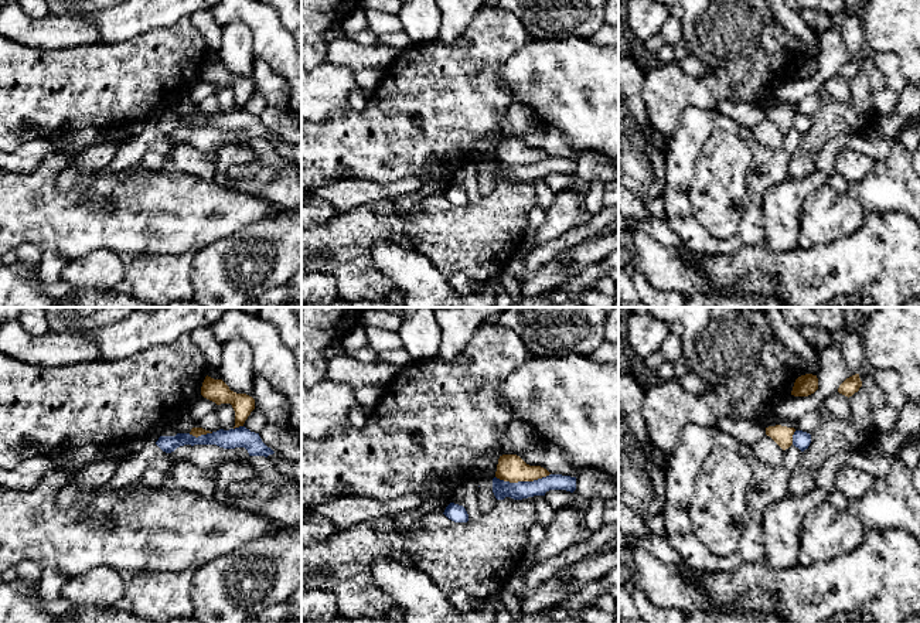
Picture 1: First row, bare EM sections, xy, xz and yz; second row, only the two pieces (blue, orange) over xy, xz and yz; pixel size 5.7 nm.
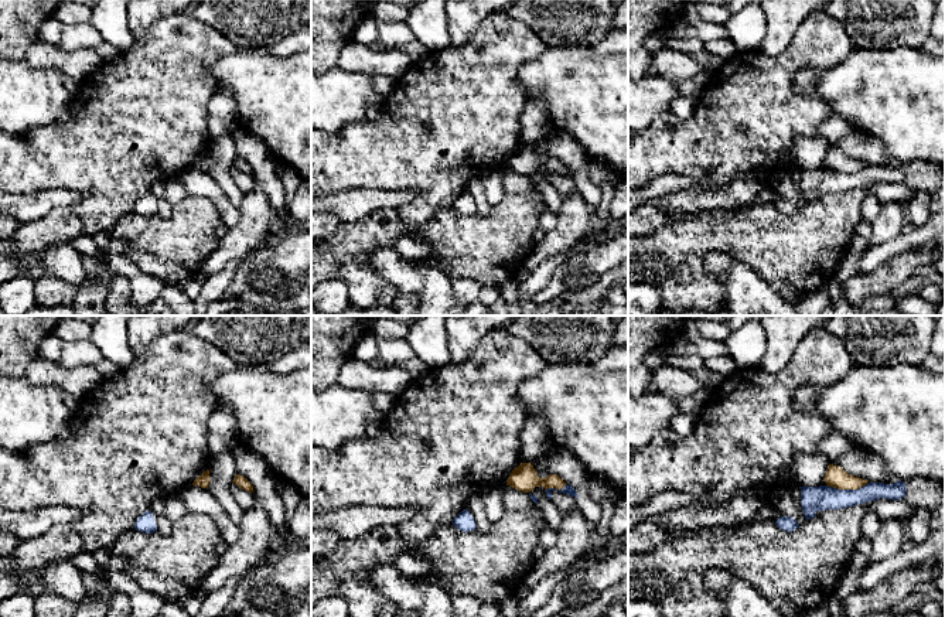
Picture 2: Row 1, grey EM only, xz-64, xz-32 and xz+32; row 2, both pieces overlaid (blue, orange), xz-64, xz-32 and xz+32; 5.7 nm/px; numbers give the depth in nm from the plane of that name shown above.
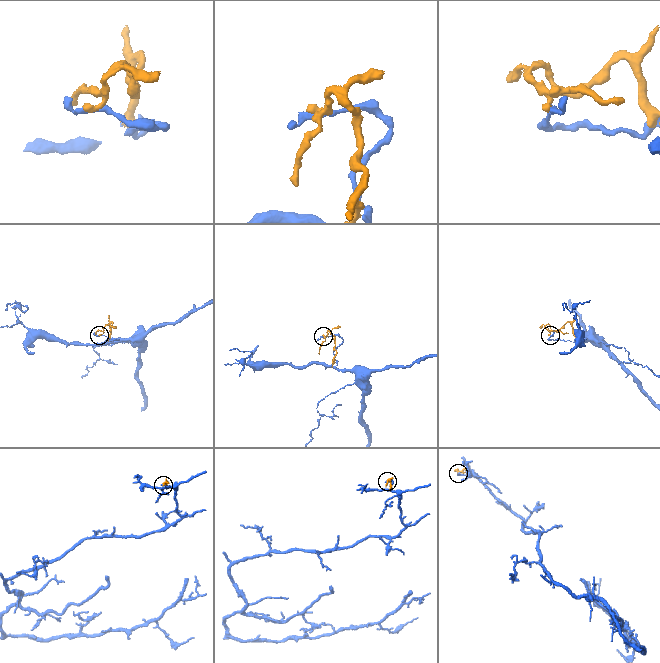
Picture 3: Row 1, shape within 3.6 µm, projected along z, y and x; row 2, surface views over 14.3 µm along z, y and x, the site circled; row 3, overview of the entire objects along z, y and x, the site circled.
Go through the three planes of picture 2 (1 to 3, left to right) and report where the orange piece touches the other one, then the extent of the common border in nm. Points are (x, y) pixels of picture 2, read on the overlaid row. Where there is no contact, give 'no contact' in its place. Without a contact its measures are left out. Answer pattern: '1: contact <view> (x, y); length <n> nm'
1: no contact
2: contact xz-32 (555, 488); length 120 nm
3: contact xz+32 (846, 490); length 240 nm

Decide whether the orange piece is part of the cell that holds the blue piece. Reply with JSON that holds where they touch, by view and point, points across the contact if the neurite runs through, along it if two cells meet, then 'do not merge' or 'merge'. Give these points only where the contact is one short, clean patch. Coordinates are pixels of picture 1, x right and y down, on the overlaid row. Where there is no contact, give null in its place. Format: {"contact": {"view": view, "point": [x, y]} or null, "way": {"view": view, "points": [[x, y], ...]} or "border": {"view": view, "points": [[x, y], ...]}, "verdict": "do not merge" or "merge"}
{"contact": {"view": "xz", "point": [522, 482]}, "verdict": "merge"}

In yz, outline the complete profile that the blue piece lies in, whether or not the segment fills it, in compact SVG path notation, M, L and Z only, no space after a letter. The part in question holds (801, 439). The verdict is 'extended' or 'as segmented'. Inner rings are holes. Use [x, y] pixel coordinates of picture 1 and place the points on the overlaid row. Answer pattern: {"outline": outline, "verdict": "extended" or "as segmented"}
{"outline": "M781 425L766 428L766 435L770 436L783 450L794 445L801 452L804 452L811 443L810 433Z", "verdict": "extended"}

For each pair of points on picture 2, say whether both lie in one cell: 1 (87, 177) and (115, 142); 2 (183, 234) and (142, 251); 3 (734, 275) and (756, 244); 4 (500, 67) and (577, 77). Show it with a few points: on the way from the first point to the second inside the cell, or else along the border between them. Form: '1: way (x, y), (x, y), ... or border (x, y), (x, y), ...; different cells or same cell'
1: way (95, 169), (111, 150); same cell
2: way (173, 242), (159, 244), (152, 248); same cell
3: border (710, 251), (727, 254), (746, 263), (767, 285); different cells
4: border (546, 50), (519, 68), (517, 82), (525, 99); different cells

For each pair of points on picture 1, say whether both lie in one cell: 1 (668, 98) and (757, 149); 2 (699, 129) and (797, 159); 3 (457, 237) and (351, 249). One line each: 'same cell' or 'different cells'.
1: different cells
2: different cells
3: same cell

